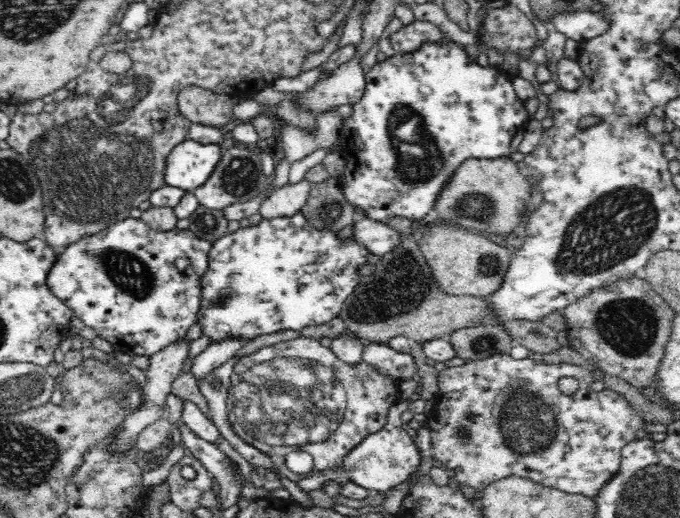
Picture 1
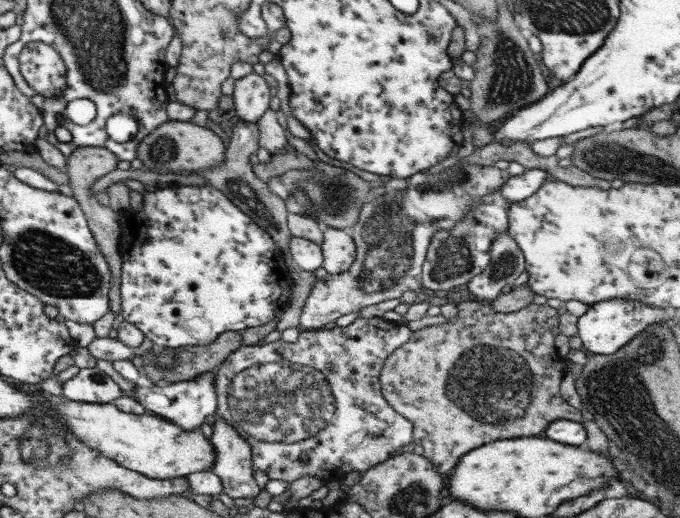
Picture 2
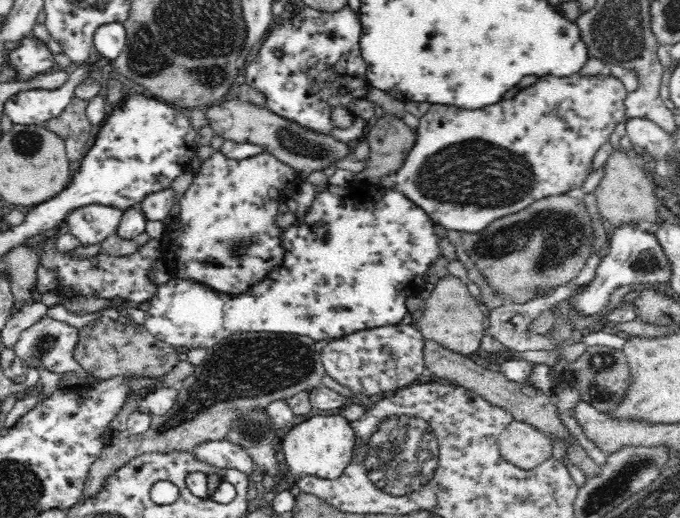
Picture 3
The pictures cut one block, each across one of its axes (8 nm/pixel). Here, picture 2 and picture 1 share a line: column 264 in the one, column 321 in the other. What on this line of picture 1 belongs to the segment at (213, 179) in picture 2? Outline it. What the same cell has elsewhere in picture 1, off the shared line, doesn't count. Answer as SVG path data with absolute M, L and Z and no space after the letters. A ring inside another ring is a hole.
M340 179L314 183L301 212L318 231L336 233L354 223L354 208L342 194Z

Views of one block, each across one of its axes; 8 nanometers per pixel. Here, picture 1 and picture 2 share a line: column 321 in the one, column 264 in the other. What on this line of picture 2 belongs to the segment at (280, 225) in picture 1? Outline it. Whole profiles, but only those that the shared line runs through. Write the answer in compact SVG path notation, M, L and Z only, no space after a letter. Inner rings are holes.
M212 185L203 186L180 186L180 188L160 188L160 192L145 191L143 193L143 206L141 209L132 208L118 213L118 222L124 229L123 245L121 248L121 278L120 296L122 299L122 316L139 328L148 340L158 348L170 348L177 350L186 345L204 346L214 341L220 334L225 332L240 331L247 333L256 326L268 324L282 316L290 301L293 282L291 269L287 267L283 253L274 244L270 237L248 214L244 214L238 206L220 190Z

